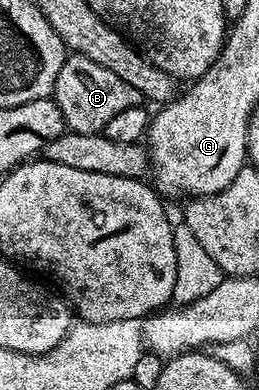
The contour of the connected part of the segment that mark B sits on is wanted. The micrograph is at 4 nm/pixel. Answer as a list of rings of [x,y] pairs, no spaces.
[[[77,54],[67,55],[66,61],[60,66],[52,99],[67,129],[80,134],[101,133],[115,114],[128,110],[128,106],[142,104],[144,100],[136,86],[128,86],[128,82],[124,82],[124,78],[116,78],[112,70],[104,70],[104,66],[96,66],[96,62]]]

